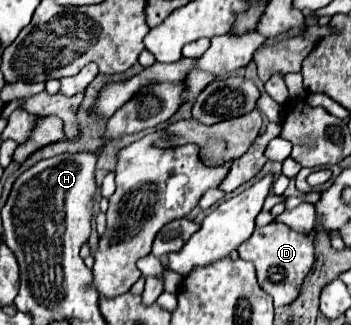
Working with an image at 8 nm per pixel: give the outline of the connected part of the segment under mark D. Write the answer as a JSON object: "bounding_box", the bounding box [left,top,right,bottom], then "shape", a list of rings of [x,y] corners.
{"bounding_box":[237,222,315,306],"shape":[[[273,222],[269,226],[257,228],[253,236],[237,248],[237,252],[239,258],[255,264],[257,282],[273,298],[275,306],[287,306],[297,300],[301,292],[301,284],[315,262],[315,246],[307,238],[307,234],[299,234],[281,222]]]}

